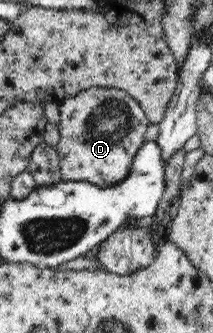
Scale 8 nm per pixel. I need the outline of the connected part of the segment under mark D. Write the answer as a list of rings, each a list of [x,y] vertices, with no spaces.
[[[90,87],[58,102],[59,141],[54,146],[59,156],[60,178],[64,182],[90,182],[106,188],[120,184],[128,176],[132,161],[146,142],[150,122],[139,102],[126,91],[117,88]]]

